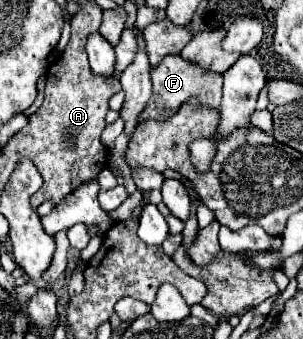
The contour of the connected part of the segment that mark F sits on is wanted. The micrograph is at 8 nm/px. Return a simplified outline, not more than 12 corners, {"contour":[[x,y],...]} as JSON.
{"contour":[[180,55],[150,69],[152,97],[140,121],[166,121],[198,99],[218,109],[222,75]]}

